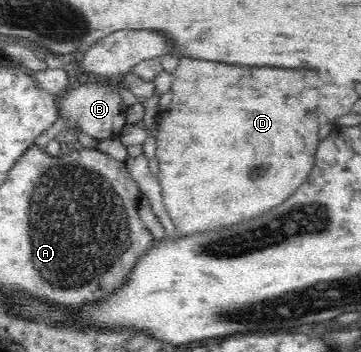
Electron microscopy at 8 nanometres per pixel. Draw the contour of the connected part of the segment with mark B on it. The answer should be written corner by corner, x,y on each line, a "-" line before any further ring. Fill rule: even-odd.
89,82
79,85
71,92
61,95
59,117
66,116
65,128
80,127
80,130
95,139
117,138
126,124
127,106
123,104
118,92
119,84

